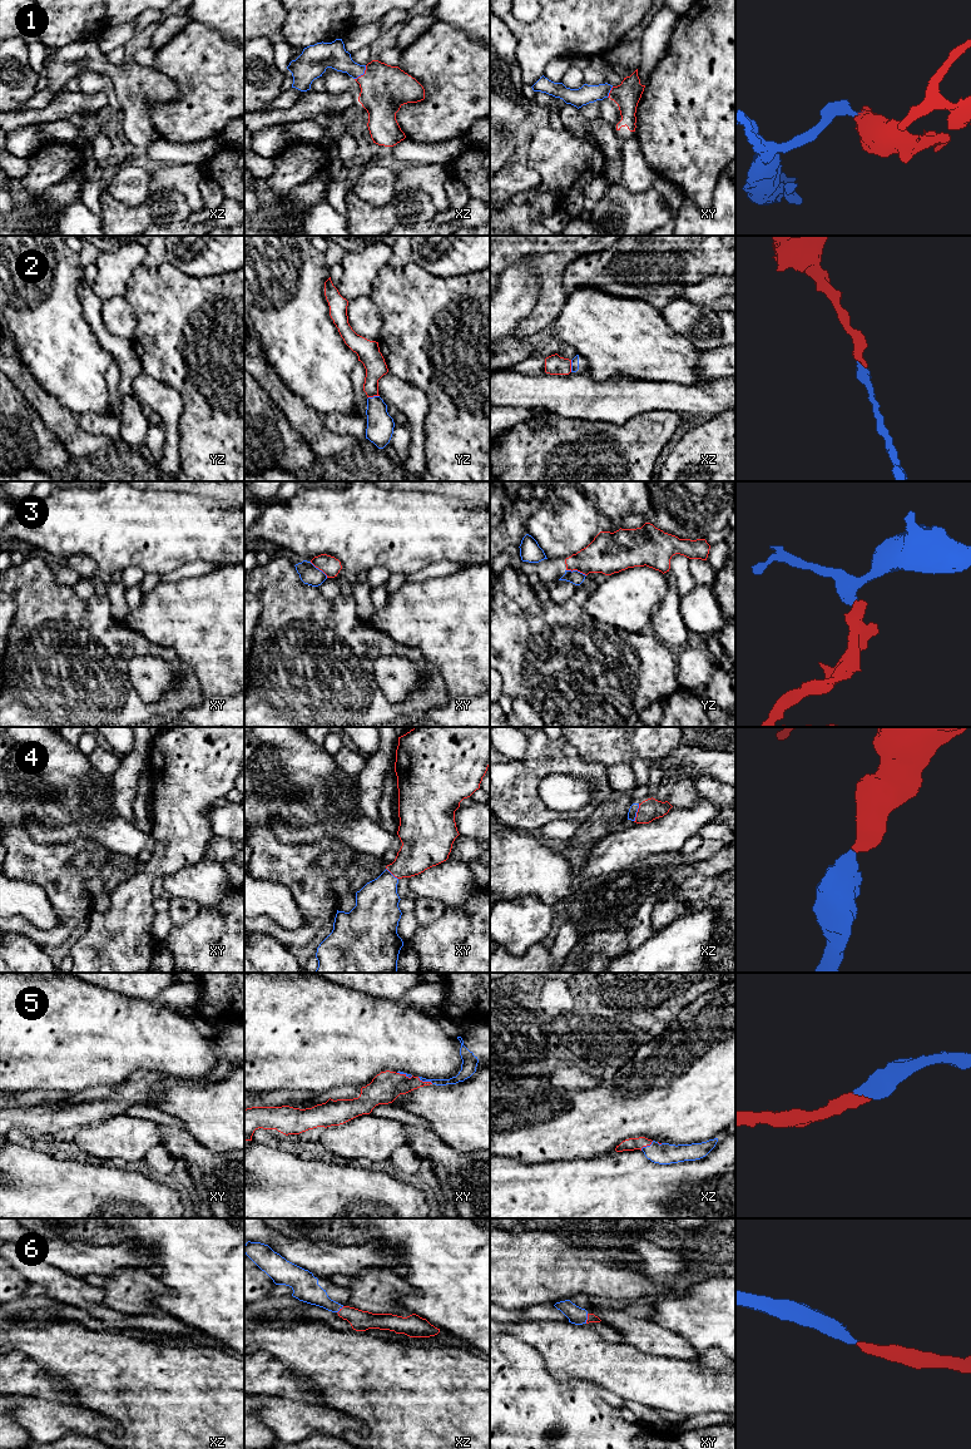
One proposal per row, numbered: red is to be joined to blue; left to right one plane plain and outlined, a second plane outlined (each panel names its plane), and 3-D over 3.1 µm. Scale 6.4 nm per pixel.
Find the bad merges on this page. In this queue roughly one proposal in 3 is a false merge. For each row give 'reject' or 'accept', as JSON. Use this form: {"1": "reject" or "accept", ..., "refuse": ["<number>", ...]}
{"1": "accept", "2": "reject", "3": "reject", "4": "accept", "5": "accept", "6": "accept", "refuse": ["2", "3"]}

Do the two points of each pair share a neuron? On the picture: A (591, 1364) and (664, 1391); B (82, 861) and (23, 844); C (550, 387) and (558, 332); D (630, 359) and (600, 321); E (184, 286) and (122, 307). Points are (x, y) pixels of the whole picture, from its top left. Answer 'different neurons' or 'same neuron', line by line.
A: same neuron
B: different neurons
C: different neurons
D: same neuron
E: different neurons

